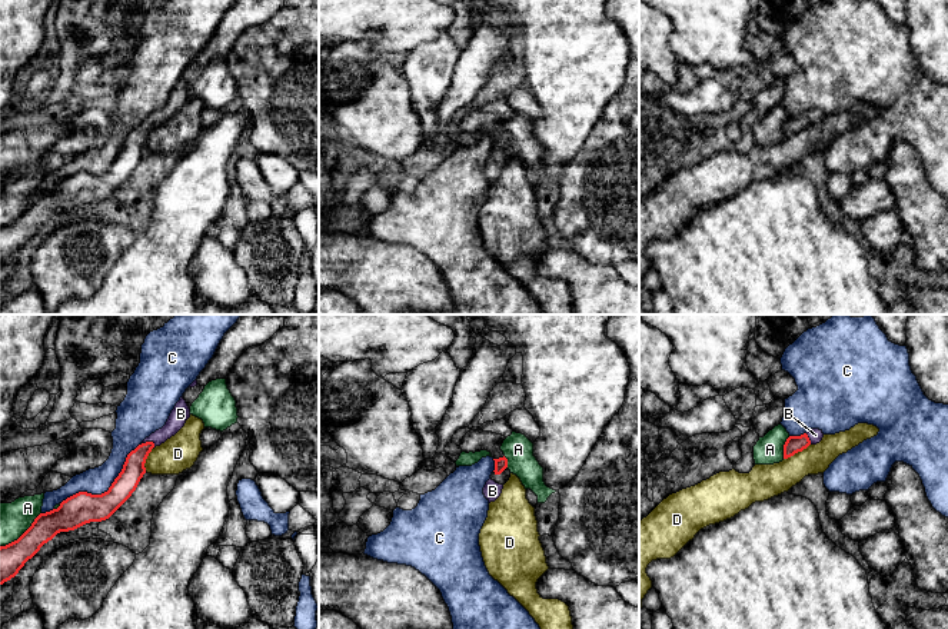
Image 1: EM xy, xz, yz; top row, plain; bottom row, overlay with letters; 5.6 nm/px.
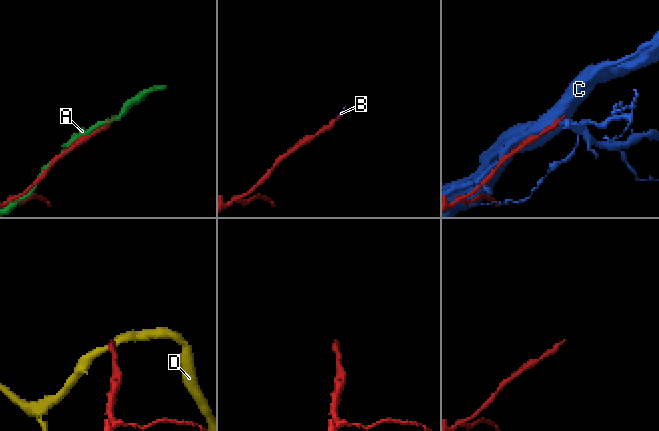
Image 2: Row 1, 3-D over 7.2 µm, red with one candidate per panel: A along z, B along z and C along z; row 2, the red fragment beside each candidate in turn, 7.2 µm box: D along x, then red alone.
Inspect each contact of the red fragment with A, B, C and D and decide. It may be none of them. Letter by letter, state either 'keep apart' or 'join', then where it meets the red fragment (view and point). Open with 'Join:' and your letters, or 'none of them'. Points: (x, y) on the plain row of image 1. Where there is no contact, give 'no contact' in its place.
Join: B
A: keep apart | yz (784, 127)
B: join | xy (149, 122)
C: keep apart | xy (109, 169)
D: keep apart | yz (797, 132)

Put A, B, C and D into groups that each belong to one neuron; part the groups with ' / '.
A / B / C / D

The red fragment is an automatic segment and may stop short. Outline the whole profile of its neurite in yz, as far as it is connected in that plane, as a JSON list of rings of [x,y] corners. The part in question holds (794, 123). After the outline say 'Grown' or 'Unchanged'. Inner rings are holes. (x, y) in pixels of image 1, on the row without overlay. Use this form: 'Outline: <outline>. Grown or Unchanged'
Outline: [[[811,109],[801,116],[789,116],[784,124],[784,139],[794,136],[798,132],[802,132],[809,124],[816,124],[822,120],[824,113],[819,109]]]. Grown

